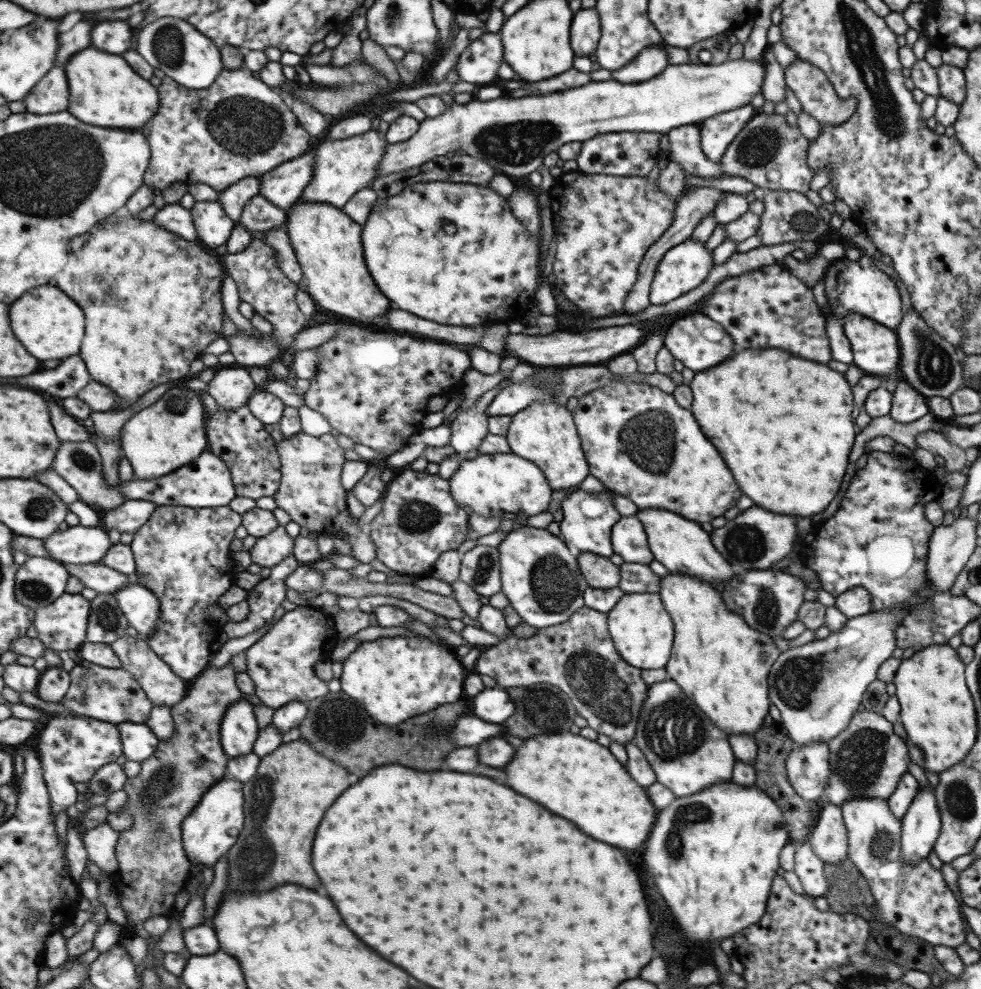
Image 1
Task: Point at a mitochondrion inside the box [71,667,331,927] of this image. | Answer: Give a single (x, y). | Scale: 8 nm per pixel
(254, 861)

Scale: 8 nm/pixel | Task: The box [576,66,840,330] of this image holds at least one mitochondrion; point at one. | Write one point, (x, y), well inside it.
(762, 145)

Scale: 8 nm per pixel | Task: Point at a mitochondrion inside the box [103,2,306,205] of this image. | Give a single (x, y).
(244, 125)

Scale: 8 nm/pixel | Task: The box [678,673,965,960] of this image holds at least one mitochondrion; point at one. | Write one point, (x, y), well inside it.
(858, 761)

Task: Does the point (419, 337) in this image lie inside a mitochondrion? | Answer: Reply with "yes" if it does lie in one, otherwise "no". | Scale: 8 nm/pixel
no

